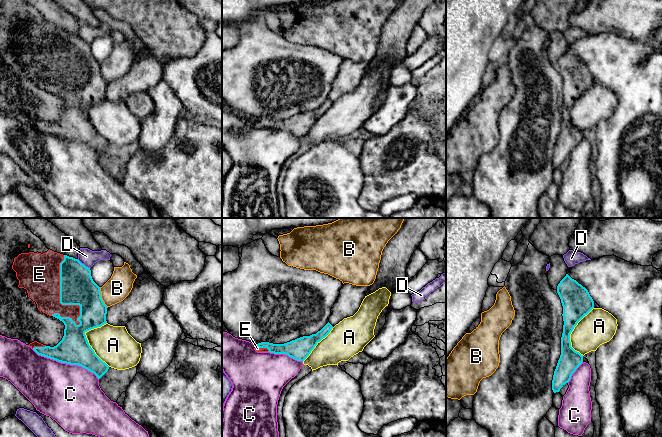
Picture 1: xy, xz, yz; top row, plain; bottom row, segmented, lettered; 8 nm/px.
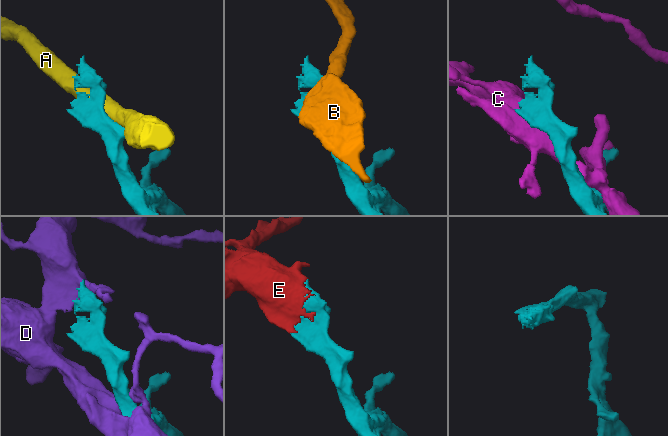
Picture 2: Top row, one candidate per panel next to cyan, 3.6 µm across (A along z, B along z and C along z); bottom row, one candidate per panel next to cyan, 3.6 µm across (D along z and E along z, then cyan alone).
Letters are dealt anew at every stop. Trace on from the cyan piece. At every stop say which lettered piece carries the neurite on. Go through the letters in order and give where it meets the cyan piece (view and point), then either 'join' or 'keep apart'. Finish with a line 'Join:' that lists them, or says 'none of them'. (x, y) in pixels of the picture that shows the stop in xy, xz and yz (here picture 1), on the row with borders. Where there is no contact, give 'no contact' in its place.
A: contact xy (87, 340); keep apart
B: contact xy (100, 297); keep apart
C: contact xy (66, 363); keep apart
D: contact xy (83, 264); keep apart
E: contact xy (60, 298); join
Join: E

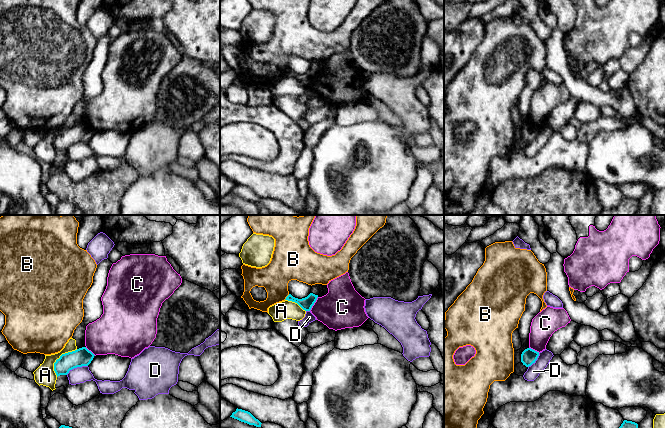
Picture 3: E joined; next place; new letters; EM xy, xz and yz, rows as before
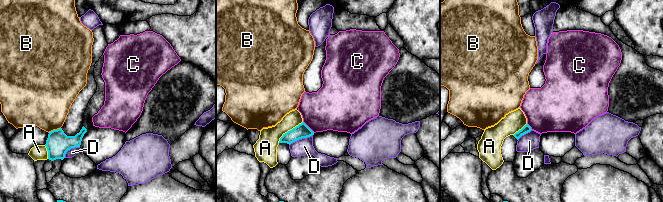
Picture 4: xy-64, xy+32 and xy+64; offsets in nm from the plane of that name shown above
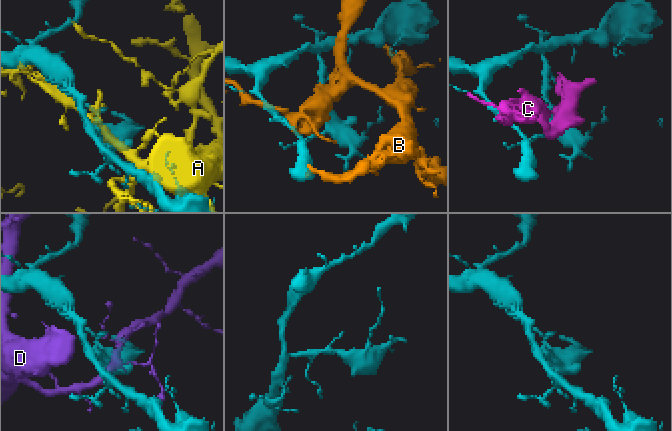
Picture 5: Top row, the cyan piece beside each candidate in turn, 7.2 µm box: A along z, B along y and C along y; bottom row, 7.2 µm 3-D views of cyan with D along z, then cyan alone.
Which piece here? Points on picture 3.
A: contact xy (59, 358); keep apart
B: contact xz (286, 297); keep apart
C: contact xz (313, 304); keep apart
D: contact xy (76, 367); keep apart
Join: none of them

